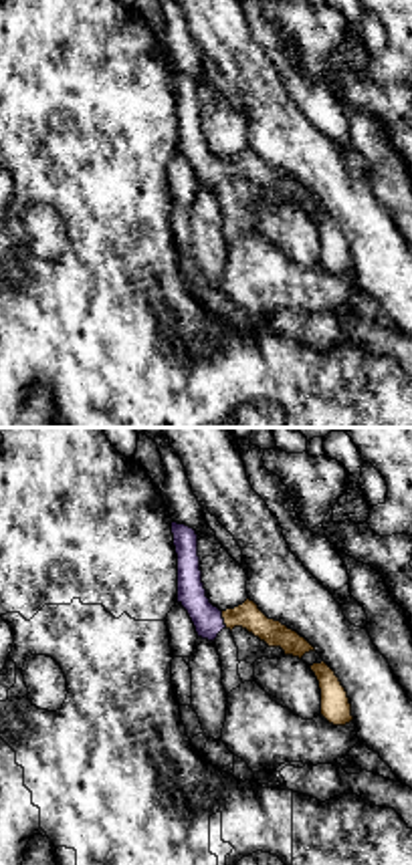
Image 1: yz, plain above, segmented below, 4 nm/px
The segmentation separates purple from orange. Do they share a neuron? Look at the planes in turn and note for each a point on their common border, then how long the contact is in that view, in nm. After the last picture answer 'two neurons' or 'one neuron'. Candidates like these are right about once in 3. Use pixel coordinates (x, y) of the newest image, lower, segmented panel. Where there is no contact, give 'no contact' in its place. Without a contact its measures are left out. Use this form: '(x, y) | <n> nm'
(223, 620) | 70 nm

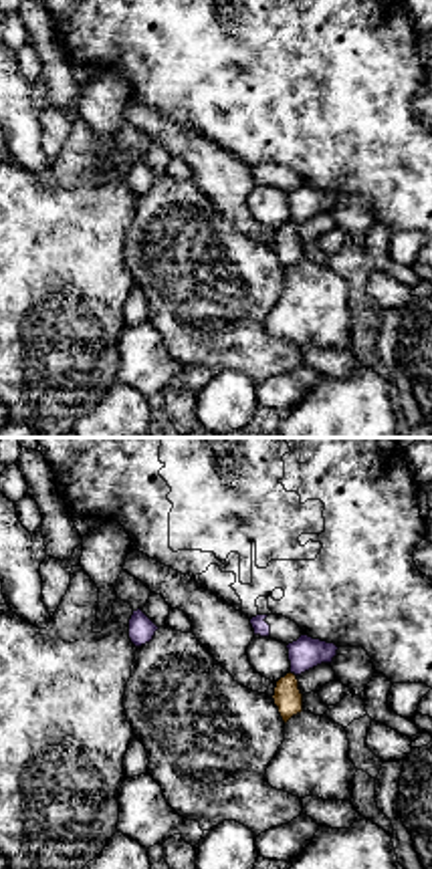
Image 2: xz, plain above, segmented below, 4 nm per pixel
(293, 672) | 40 nm

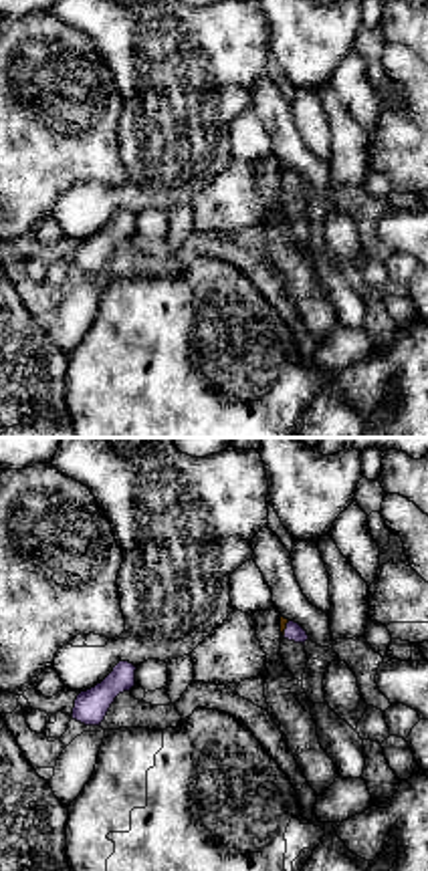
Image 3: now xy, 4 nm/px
(285, 630) | 70 nm

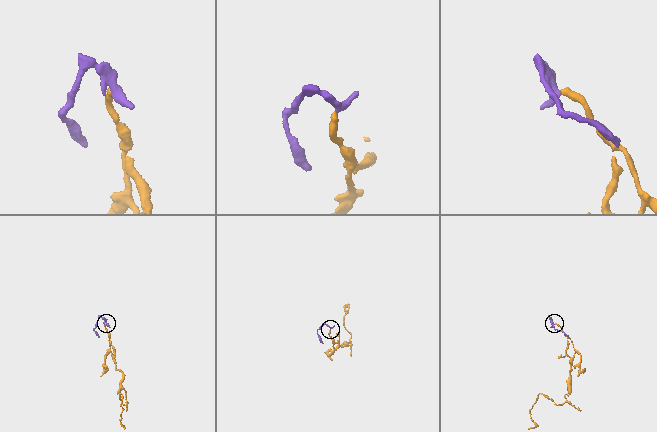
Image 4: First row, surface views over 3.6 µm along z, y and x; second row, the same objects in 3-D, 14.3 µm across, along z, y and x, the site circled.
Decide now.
one neuron

